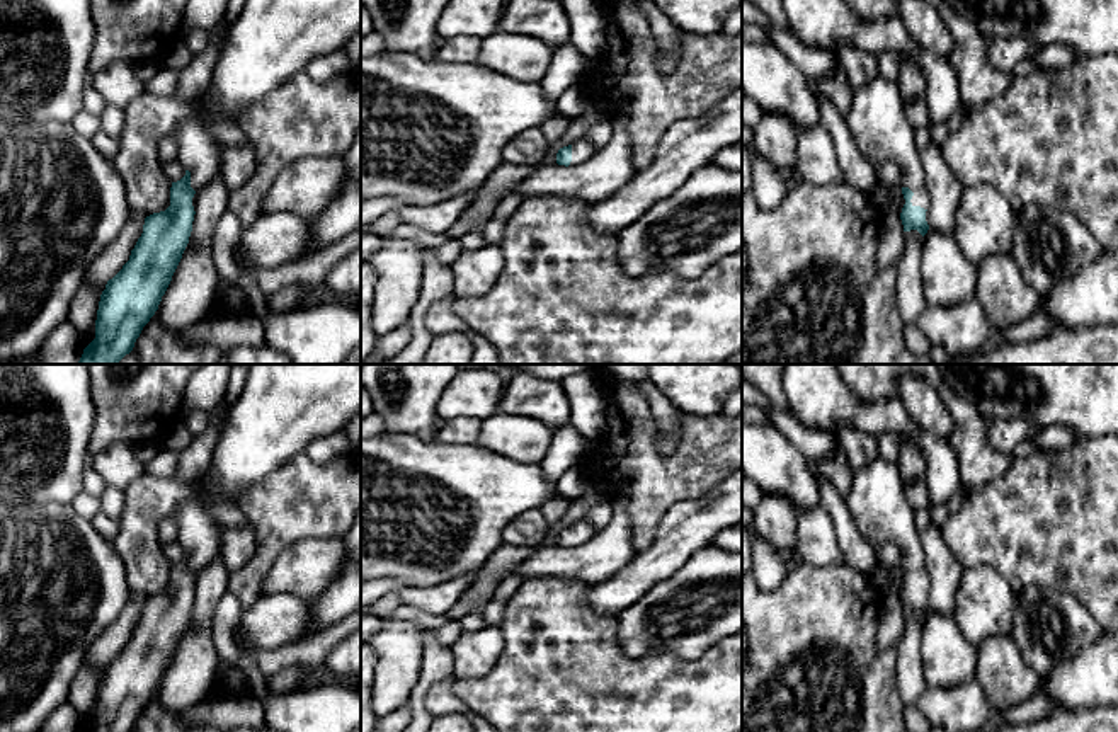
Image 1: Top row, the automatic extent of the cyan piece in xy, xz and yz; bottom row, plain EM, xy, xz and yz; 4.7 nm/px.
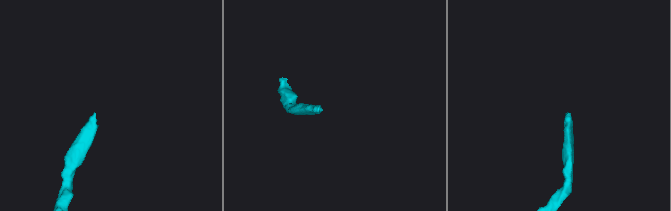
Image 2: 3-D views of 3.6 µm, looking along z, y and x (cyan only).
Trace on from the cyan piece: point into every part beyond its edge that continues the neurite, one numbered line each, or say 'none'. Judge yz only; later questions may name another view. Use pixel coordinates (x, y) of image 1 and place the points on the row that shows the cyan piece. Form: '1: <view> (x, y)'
1: yz (877, 120)

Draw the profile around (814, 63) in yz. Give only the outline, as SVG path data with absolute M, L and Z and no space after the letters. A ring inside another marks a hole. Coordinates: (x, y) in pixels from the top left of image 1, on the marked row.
M774 26L766 31L767 41L771 41L779 51L783 51L791 63L795 63L807 78L827 77L839 68L839 61L834 53L822 49L810 49L795 37L788 29Z

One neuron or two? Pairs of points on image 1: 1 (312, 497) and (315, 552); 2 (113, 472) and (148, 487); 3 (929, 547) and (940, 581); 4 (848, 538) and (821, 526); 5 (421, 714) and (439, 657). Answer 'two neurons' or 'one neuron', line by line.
1: two neurons
2: two neurons
3: one neuron
4: two neurons
5: one neuron

